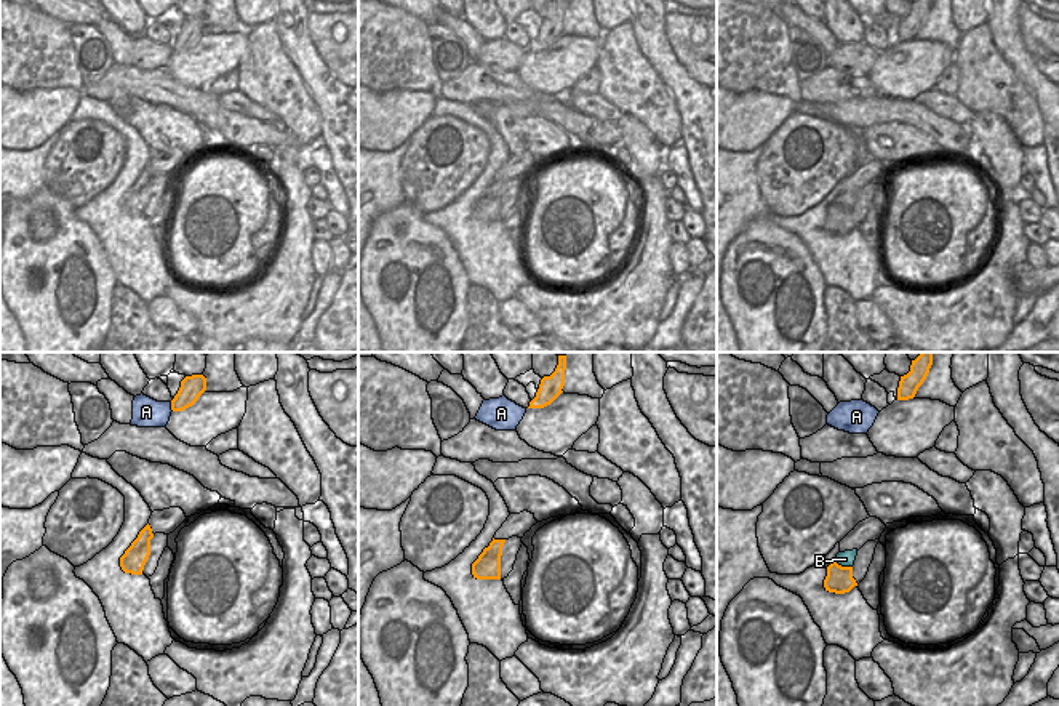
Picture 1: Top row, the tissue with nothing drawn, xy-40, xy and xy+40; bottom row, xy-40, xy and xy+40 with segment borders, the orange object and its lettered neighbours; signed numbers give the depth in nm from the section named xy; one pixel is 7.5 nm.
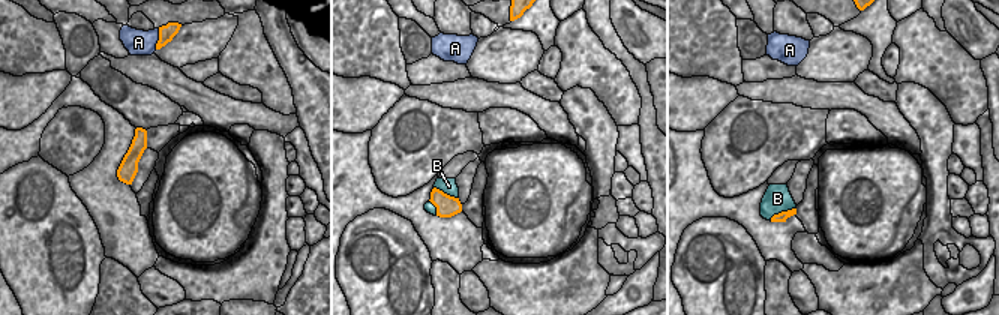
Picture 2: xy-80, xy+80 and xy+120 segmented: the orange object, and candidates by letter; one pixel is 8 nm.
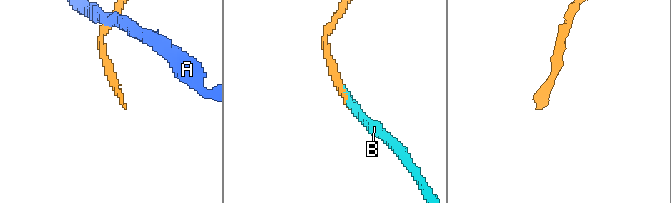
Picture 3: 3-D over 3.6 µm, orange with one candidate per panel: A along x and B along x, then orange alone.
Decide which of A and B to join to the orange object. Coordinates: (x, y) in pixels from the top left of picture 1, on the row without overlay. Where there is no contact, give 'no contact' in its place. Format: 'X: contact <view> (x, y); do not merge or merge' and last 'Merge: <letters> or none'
A: contact xy-40 (171, 48); do not merge
B: contact xy+40 (843, 208); merge
Merge: B

